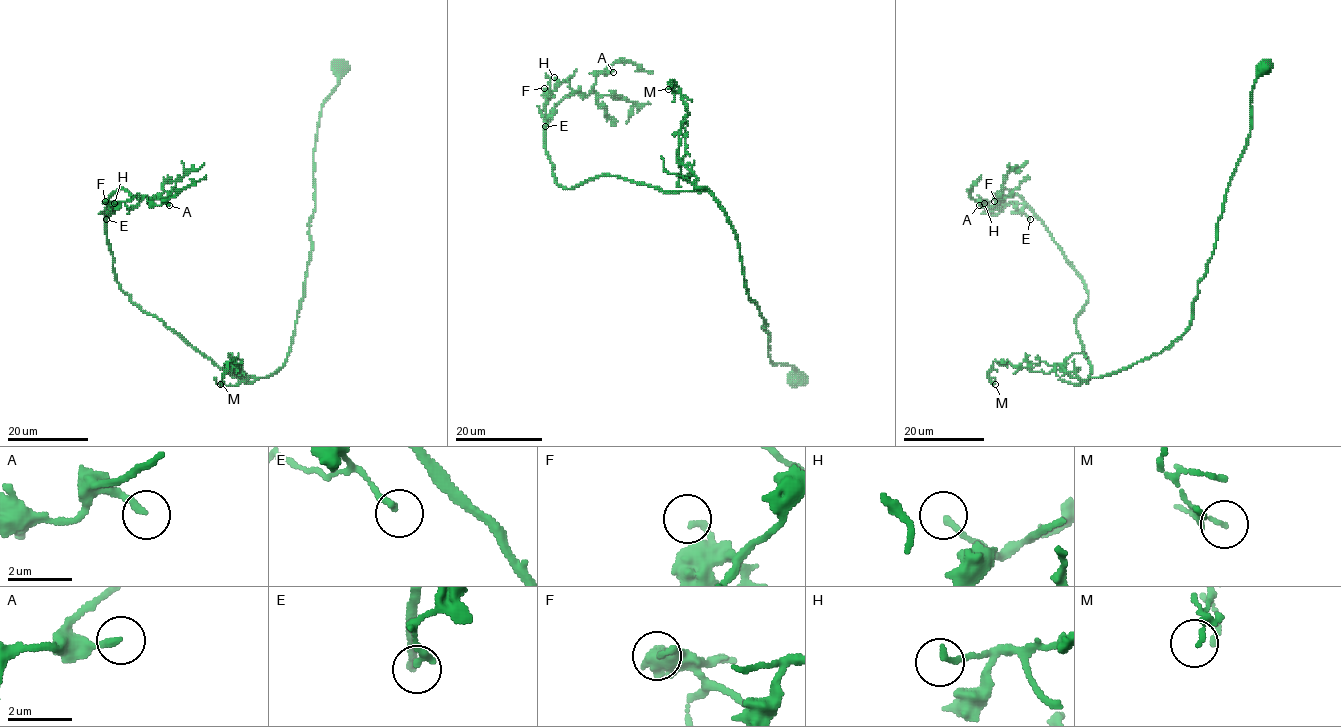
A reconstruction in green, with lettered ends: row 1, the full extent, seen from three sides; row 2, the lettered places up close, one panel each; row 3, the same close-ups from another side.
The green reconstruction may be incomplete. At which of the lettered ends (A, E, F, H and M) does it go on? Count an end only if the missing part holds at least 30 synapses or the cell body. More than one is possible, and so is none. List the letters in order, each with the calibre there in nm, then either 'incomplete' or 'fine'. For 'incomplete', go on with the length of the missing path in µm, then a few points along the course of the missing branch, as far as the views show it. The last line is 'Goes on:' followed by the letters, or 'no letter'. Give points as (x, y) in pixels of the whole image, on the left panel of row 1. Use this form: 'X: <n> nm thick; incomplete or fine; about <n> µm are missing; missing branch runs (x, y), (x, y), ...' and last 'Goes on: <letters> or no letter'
A: 200 nm thick; fine
E: 160 nm thick; fine
F: 170 nm thick; fine
H: 190 nm thick; fine
M: 120 nm thick; fine
Goes on: no letter

